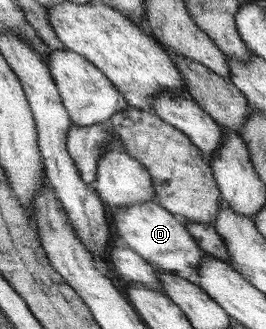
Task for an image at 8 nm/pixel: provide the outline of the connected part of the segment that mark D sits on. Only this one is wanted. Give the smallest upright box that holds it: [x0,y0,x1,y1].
[113,200,208,284]

